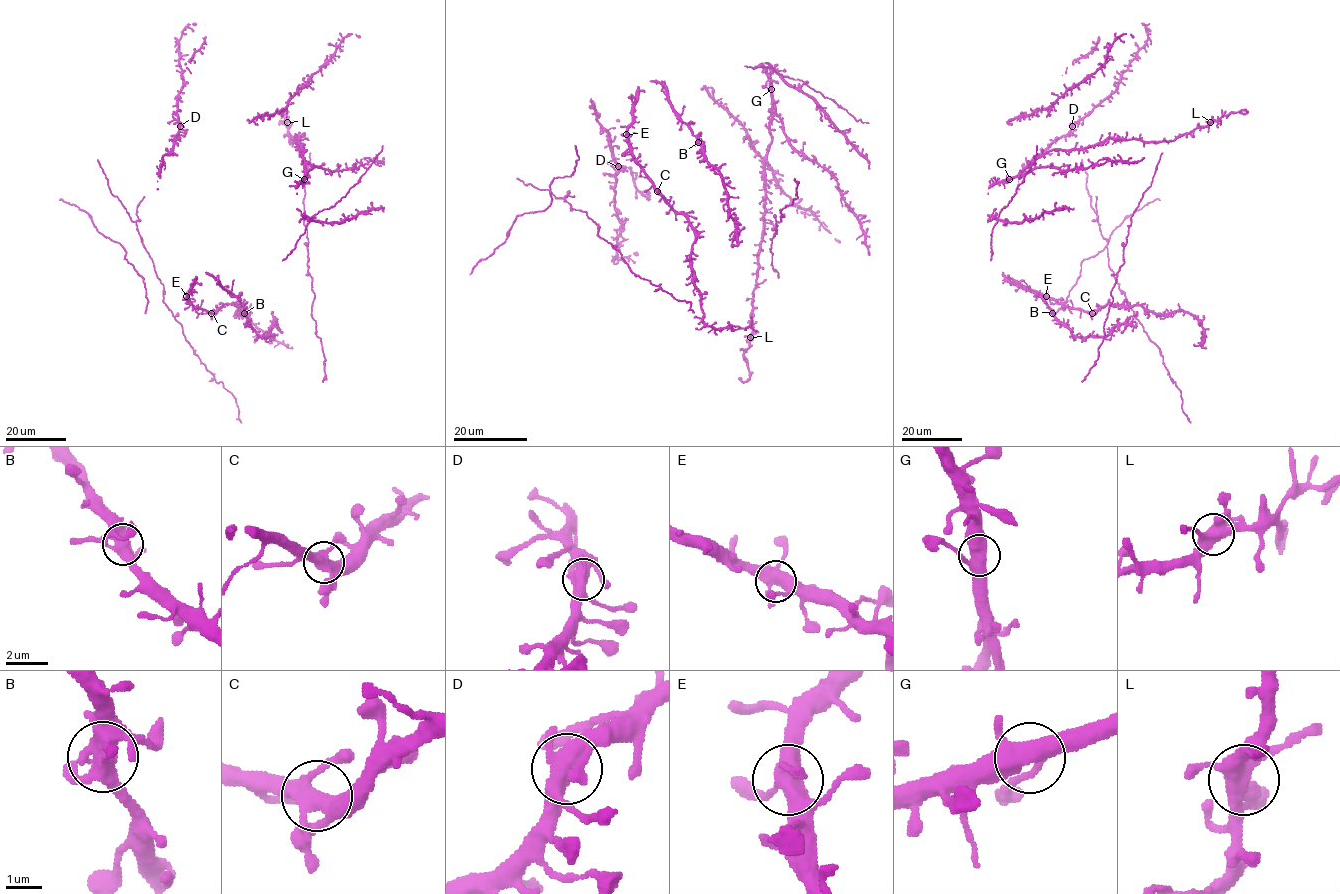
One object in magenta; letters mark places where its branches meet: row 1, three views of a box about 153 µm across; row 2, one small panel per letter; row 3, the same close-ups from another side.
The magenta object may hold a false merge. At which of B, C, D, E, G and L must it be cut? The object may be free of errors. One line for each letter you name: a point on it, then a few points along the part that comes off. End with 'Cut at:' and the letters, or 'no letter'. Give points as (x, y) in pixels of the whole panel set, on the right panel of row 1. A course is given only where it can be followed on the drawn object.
Cut at: no letter

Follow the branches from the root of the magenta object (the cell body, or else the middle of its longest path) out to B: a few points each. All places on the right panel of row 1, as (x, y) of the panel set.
B: (1066, 326), (1052, 313)

